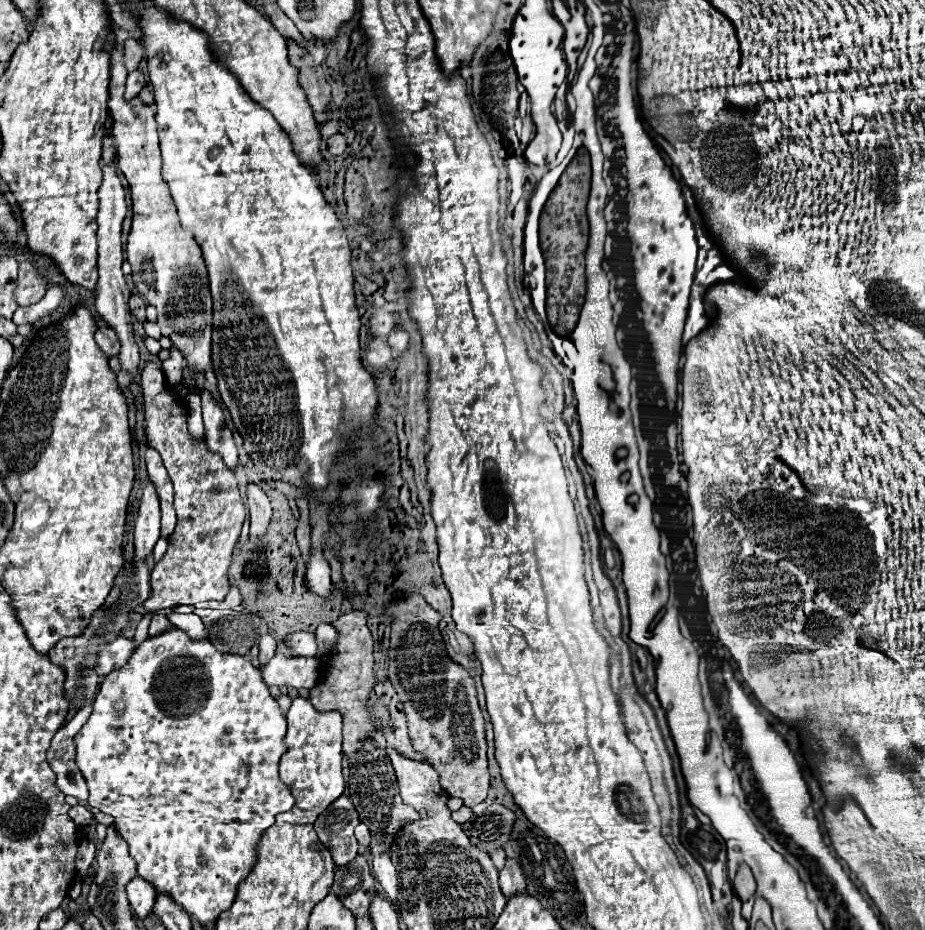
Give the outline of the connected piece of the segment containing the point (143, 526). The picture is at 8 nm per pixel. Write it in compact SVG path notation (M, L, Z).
M148 481L140 499L140 511L134 527L136 561L146 561L158 539L160 539L160 505L154 485Z

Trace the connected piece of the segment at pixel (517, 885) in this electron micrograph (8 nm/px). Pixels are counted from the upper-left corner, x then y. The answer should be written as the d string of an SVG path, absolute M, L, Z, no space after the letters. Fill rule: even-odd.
M506 859L506 865L500 871L500 887L502 887L502 893L506 899L510 899L514 895L522 895L526 891L526 877L524 877L524 871L518 861Z

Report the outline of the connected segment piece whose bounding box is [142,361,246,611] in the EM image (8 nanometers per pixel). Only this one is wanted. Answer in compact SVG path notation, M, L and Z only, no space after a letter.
M146 363L142 369L142 393L144 393L144 409L146 409L146 441L150 447L154 447L162 463L172 479L174 485L174 509L178 513L178 525L174 533L168 537L168 551L164 557L154 565L150 583L152 583L152 593L144 601L144 607L148 611L160 611L160 609L172 609L178 605L196 605L200 601L208 599L218 599L222 601L230 589L228 583L228 567L232 559L232 549L240 537L242 523L246 517L246 509L238 491L238 483L234 473L224 465L222 457L218 453L208 451L204 439L194 439L188 433L188 405L184 399L178 399L172 395L170 383L166 381L162 367L158 363Z

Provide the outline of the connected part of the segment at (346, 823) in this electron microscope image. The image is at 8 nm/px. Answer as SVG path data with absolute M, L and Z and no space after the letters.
M342 795L338 797L314 823L320 843L332 853L336 867L344 867L358 855L358 841L354 827L358 825L358 813L352 801Z

